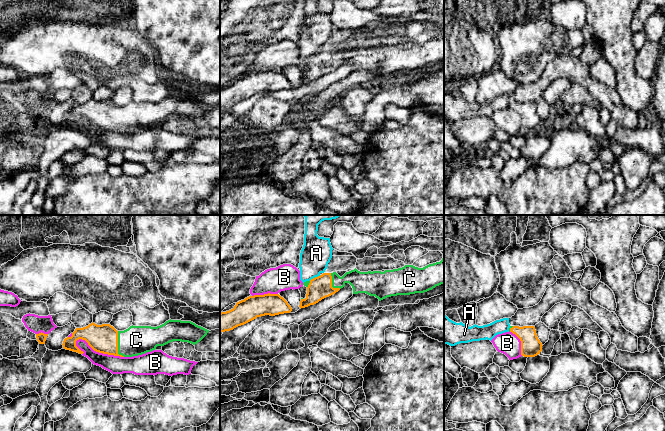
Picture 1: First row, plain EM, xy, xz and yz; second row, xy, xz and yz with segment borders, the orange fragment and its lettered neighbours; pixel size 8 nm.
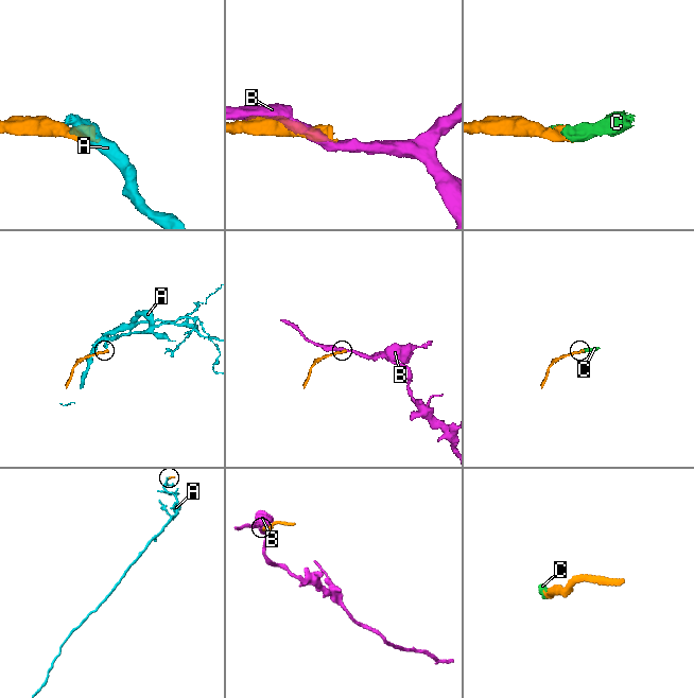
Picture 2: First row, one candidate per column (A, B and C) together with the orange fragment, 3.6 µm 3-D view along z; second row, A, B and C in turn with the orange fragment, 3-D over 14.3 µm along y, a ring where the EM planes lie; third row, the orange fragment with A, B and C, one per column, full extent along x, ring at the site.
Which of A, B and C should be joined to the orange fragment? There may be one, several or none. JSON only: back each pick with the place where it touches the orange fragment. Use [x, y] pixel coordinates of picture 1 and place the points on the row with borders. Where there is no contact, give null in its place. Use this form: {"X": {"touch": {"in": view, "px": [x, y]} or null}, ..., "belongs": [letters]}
{"C": {"touch": {"in": "xy", "px": [117, 345]}}, "belongs": ["C"]}

